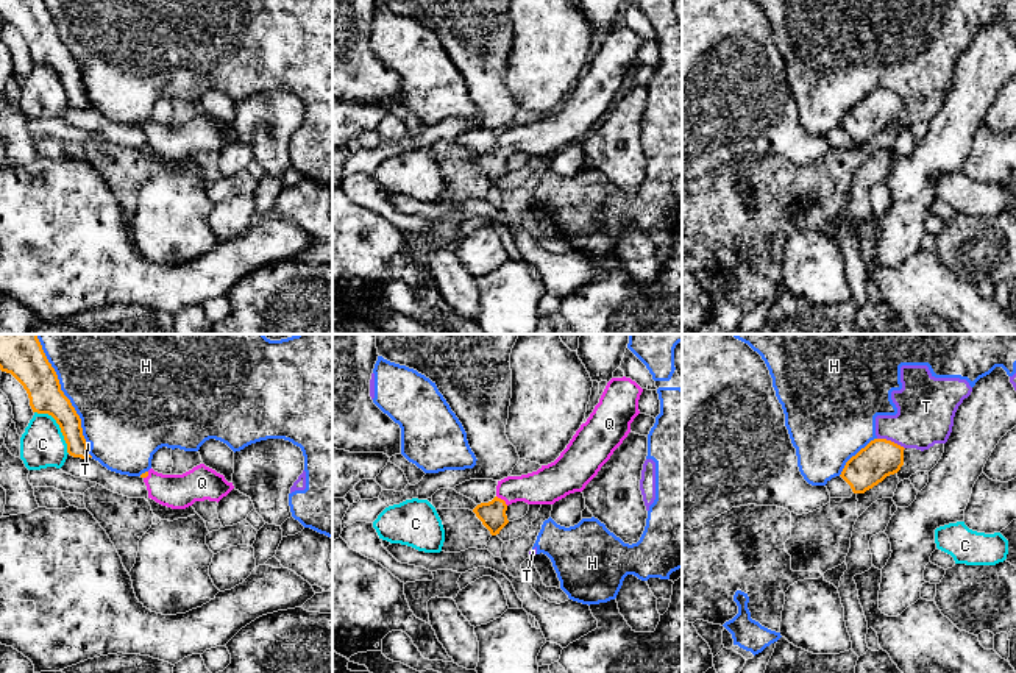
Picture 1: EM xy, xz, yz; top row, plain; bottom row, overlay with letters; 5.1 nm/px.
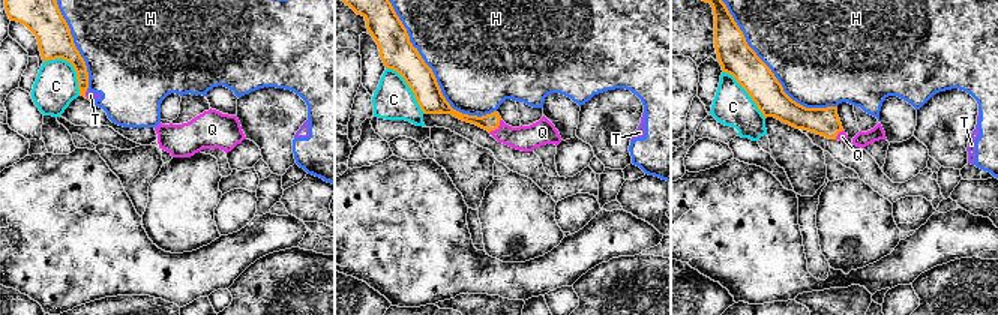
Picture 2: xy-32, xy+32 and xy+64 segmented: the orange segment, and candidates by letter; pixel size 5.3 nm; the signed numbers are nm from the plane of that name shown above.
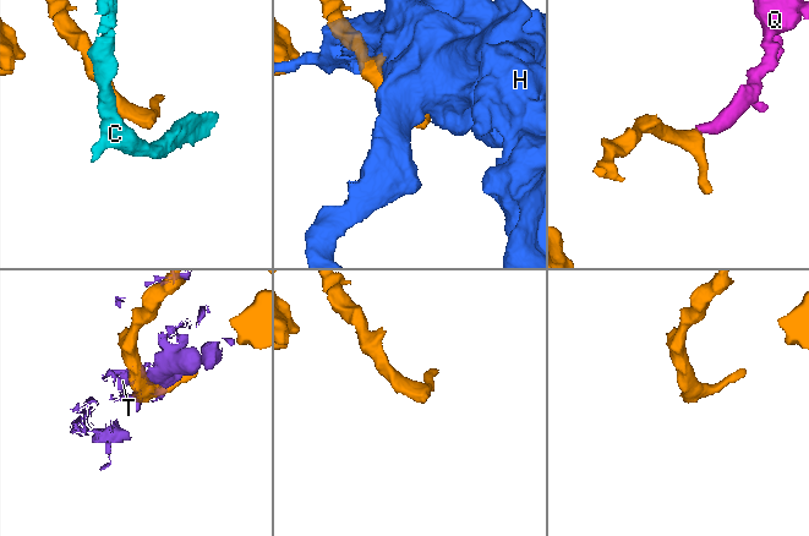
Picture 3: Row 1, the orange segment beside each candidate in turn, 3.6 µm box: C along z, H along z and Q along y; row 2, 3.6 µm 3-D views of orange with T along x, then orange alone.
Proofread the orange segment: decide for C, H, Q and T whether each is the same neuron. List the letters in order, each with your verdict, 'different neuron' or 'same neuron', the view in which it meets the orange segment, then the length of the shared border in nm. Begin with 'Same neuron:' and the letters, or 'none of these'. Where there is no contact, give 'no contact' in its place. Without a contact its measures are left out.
Same neuron: Q
C: different neuron; contact in xy; length 280 nm
H: different neuron; contact in xy; length 550 nm
Q: same neuron; contact in xz; length 80 nm
T: different neuron; contact in yz; length 160 nm

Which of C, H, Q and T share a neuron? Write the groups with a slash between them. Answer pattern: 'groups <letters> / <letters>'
groups C / H T / Q

